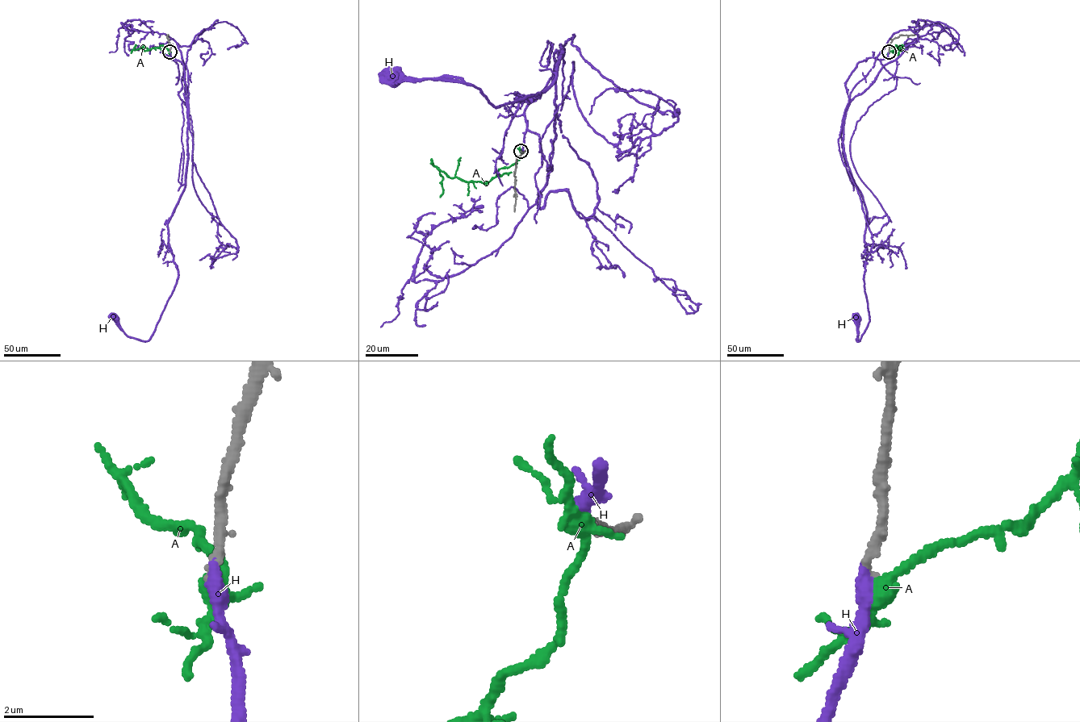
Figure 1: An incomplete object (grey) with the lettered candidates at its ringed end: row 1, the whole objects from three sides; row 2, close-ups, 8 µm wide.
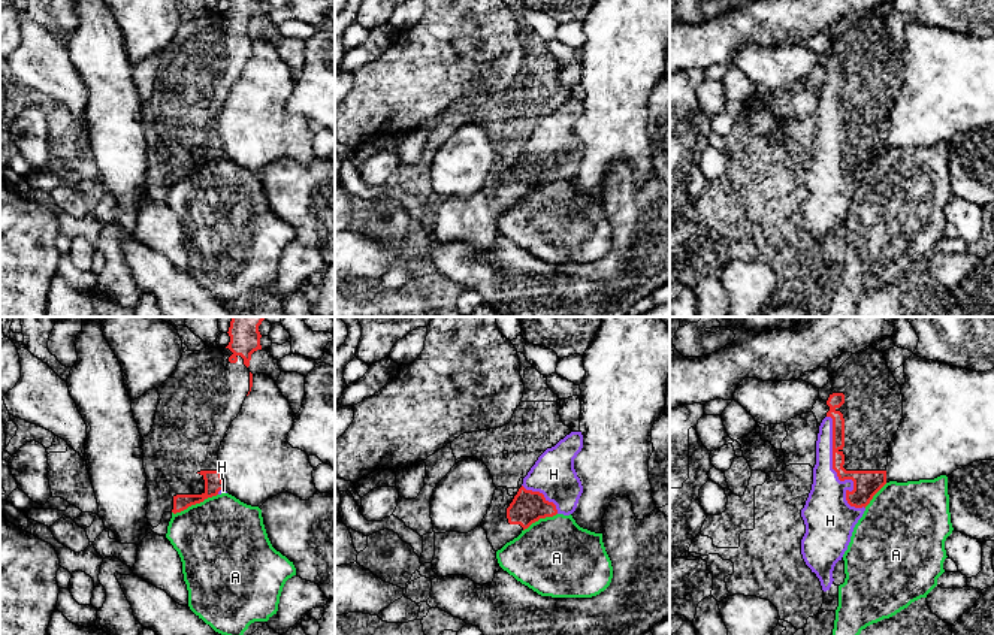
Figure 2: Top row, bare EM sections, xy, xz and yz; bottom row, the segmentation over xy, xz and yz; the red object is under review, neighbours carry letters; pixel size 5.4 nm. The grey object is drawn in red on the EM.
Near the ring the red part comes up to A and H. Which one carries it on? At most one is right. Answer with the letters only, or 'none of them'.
H

